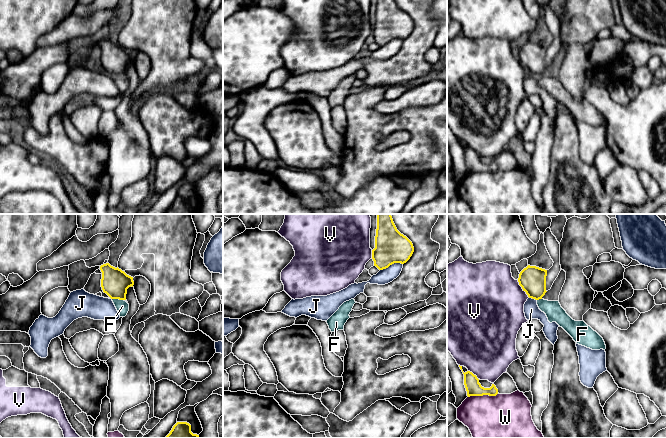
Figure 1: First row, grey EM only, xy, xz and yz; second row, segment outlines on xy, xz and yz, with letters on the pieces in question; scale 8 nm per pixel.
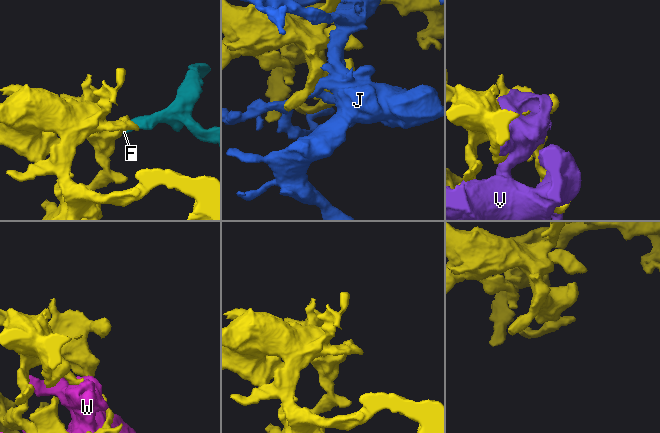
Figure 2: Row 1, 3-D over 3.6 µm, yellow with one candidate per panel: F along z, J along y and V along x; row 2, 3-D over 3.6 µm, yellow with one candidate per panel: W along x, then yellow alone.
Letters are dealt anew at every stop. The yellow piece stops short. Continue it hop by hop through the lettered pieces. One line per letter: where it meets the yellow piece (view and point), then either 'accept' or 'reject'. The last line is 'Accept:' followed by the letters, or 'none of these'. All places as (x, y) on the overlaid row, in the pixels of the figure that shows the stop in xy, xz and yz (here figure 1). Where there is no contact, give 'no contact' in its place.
F: xy (118, 298) | accept
J: xz (391, 264) | reject
V: yz (522, 288) | reject
W: yz (483, 394) | reject
Accept: F

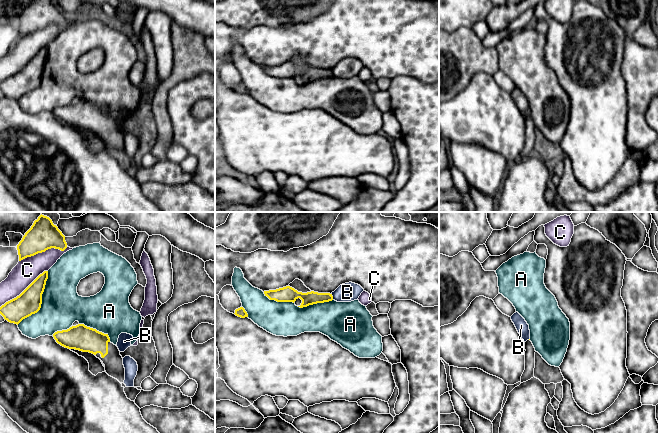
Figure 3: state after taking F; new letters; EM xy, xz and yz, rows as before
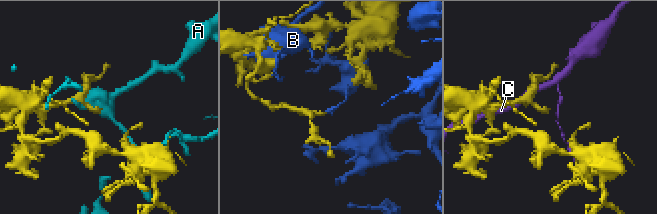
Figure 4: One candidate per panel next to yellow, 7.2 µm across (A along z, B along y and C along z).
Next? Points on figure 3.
A: xy (41, 301) | reject
B: xz (332, 297) | reject
C: xy (43, 251) | reject
Accept: none of these

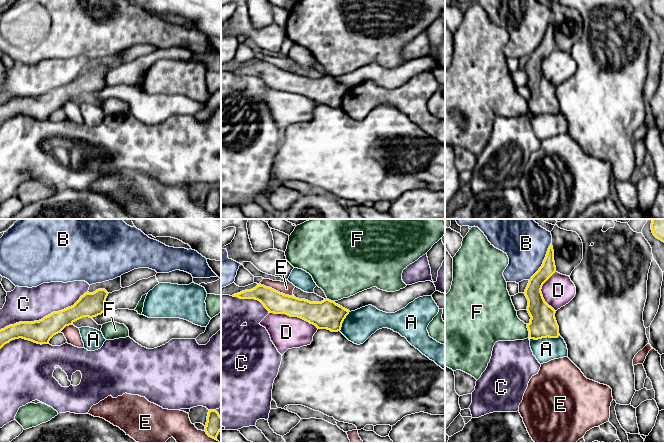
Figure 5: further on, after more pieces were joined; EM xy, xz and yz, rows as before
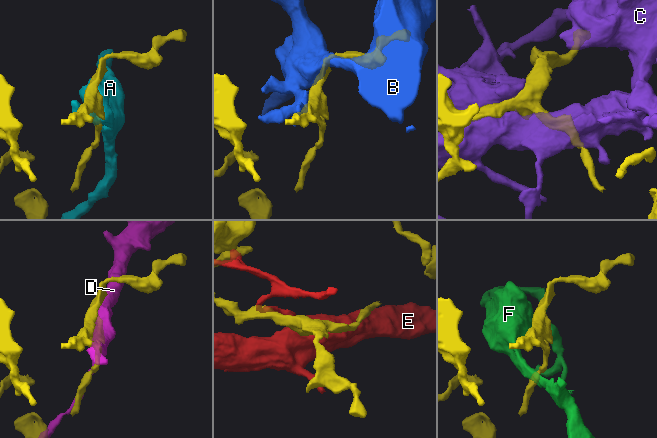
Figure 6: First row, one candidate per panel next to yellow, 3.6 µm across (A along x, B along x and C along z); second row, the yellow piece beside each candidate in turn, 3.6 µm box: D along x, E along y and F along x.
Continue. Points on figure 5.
A: yz (544, 337) | reject
B: yz (543, 261) | reject
C: xy (44, 317) | reject
D: xz (294, 316) | reject
E: xz (277, 291) | reject
F: yz (528, 330) | reject
Accept: none of these

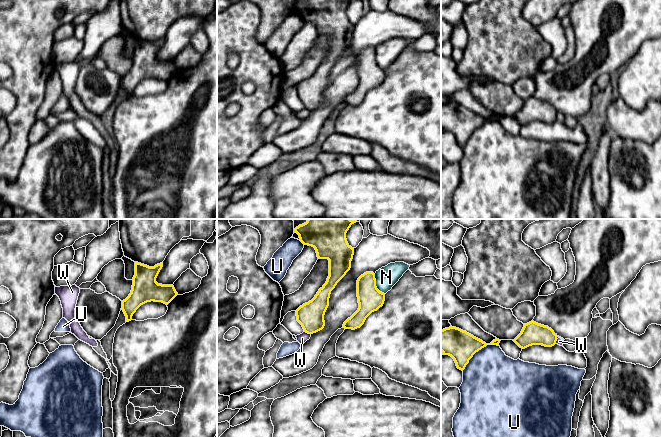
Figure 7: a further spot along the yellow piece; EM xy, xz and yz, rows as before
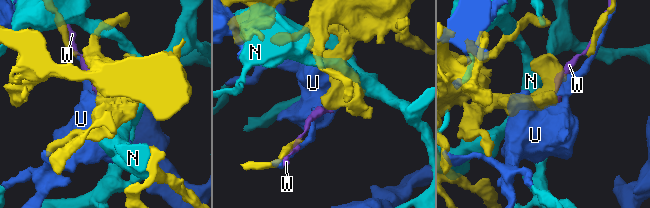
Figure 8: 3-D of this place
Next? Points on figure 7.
N: xz (375, 285) | reject
U: yz (478, 350) | reject
W: xz (307, 332) | reject
Accept: none of these

